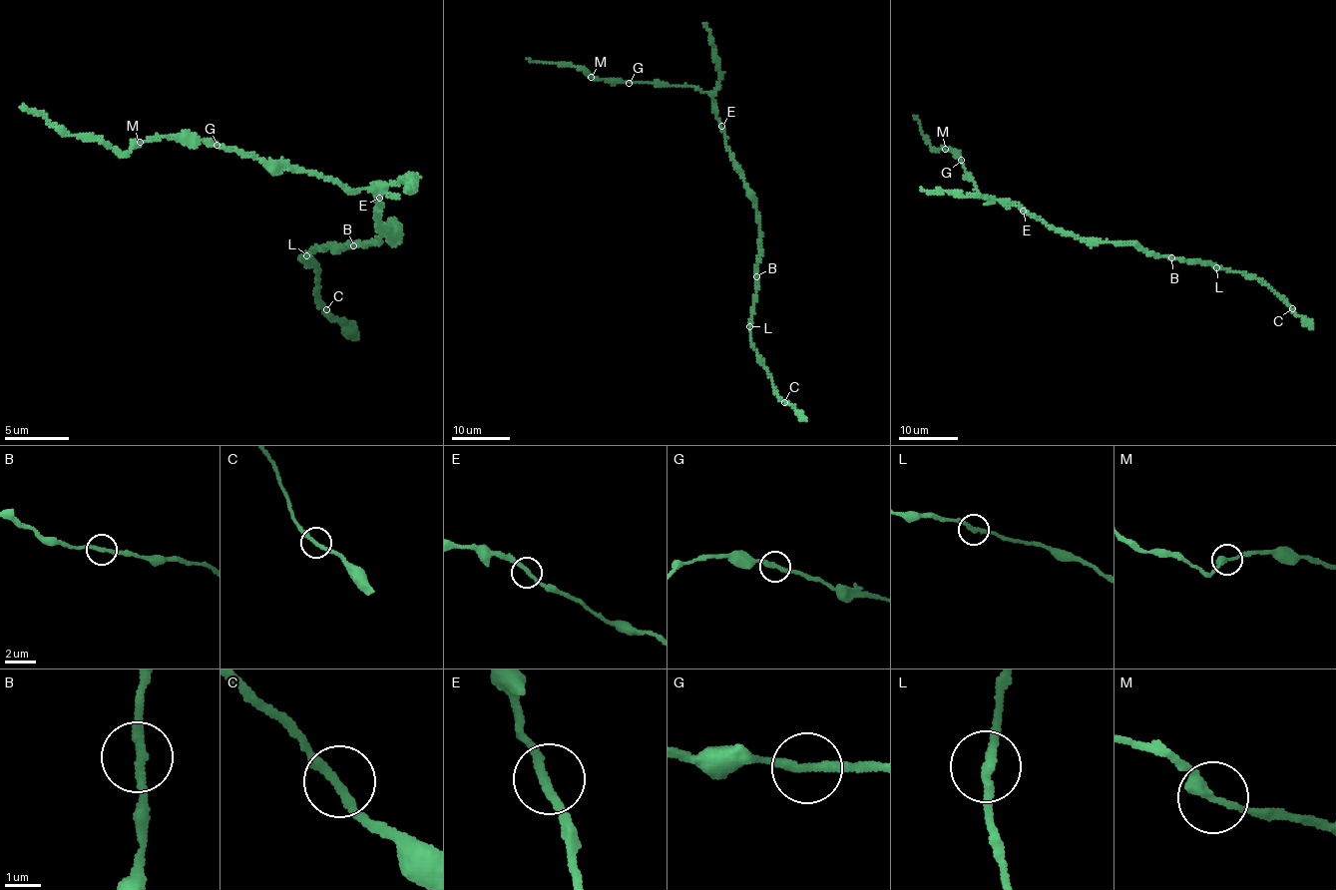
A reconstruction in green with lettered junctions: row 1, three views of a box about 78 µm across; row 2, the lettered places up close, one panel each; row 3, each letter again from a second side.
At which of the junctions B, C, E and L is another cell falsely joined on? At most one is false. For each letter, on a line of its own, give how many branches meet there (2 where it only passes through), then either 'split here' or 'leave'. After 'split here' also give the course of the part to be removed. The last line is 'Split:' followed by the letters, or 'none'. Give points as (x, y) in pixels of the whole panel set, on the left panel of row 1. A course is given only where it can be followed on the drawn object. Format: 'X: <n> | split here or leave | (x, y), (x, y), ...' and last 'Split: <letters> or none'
B: 2 | leave
C: 2 | leave
E: 2 | leave
L: 2 | leave
Split: none

